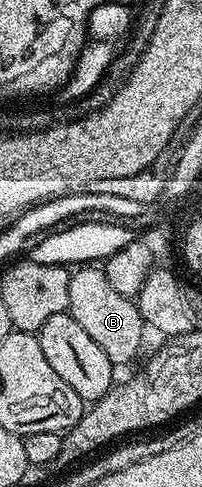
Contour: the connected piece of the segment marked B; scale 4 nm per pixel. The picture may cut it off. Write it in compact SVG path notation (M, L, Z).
M75 268L70 274L68 283L68 303L70 304L68 310L70 316L76 319L76 323L80 323L80 327L84 327L84 331L88 331L88 335L92 335L92 339L96 339L96 347L100 347L100 351L104 351L104 355L108 355L108 359L115 367L128 364L137 355L138 348L142 345L144 320L137 304L131 298L120 295L120 291L114 290L112 283L108 283L105 268Z

